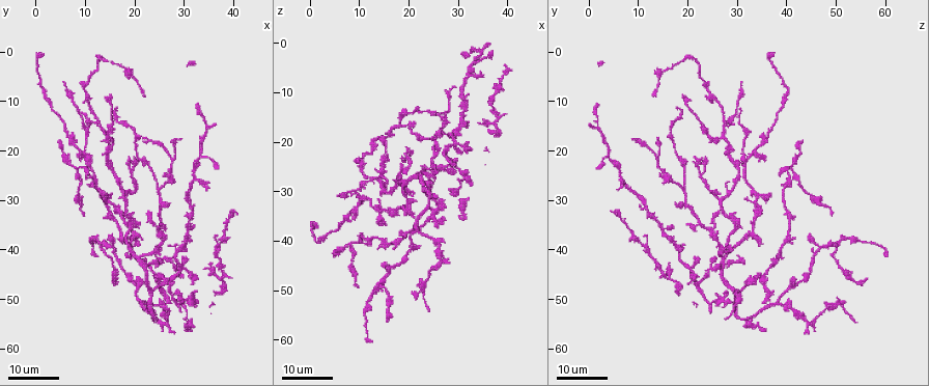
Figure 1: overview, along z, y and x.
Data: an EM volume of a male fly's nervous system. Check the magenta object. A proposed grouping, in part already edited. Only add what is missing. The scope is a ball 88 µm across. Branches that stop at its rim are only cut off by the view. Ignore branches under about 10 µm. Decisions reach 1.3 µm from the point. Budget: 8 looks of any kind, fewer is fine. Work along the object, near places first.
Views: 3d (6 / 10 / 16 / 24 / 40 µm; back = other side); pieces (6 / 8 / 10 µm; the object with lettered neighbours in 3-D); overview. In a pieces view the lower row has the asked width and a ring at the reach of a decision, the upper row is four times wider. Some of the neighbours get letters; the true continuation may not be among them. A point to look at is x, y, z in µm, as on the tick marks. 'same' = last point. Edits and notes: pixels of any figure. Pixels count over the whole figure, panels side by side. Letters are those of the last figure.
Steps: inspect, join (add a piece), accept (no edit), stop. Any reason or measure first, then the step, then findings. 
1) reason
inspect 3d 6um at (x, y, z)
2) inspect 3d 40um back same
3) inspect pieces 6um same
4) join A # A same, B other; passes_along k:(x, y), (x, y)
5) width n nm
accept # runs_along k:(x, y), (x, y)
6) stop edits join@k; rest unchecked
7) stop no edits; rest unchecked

branch stops here
inspect 3d 16um at (9.5, 33.0, 49.0)

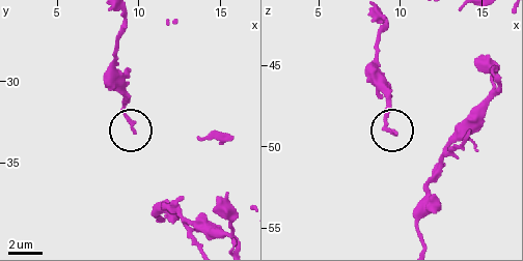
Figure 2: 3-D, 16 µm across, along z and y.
inspect pieces 8um at (9.7, 33.1, 49.2)

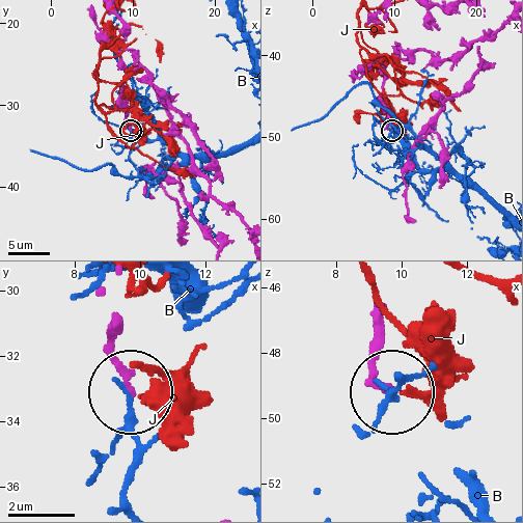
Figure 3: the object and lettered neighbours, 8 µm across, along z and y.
accept # B other, J other; runs_along 3:(110, 319), (110, 352), (127, 390); no lettered piece goes on from it

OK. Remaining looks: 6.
free end
inspect 3d 24um at (26.0, 30.5, 17.5)

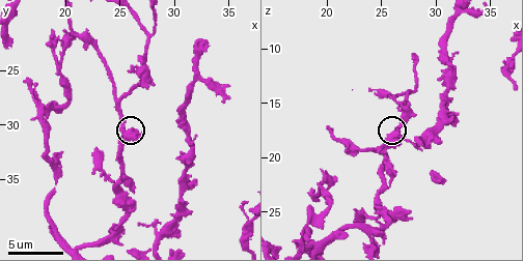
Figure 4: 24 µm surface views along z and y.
inspect pieces 8um at (26.6, 30.6, 17.8)

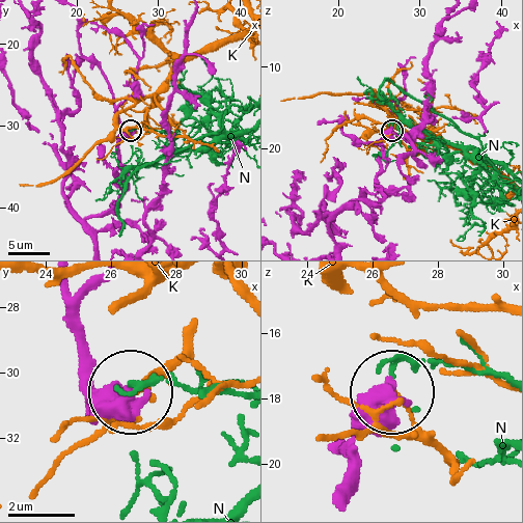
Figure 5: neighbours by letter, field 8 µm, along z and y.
width 380 nm
accept # K other, N other; no lettered piece goes on from it

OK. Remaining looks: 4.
branch stops here
inspect 3d 16um at (16.0, 11.5, 18.0)

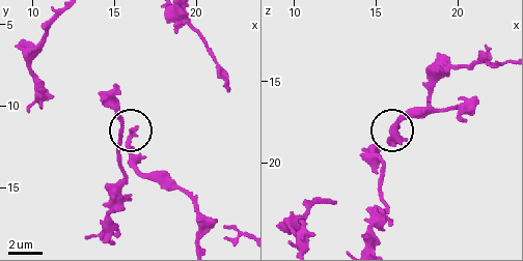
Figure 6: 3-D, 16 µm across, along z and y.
see the neighbours
inspect pieces 6um same

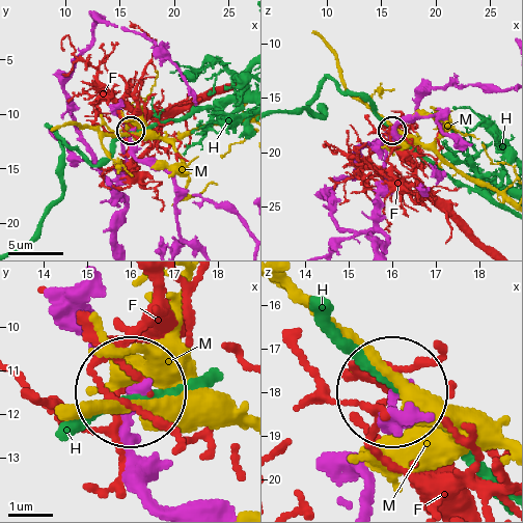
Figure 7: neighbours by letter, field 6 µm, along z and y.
width 180 nm
accept # F other, H other, M other; runs_along 7:(157, 498), (131, 443), (131, 387); no lettered piece goes on from it

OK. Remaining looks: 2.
end of a long branch
inspect 3d 16um at (22.0, 8.5, 13.0)

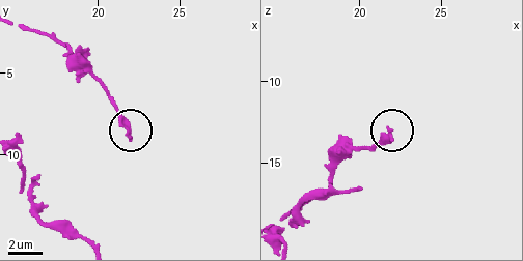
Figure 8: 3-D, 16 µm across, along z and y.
inspect pieces 10um at (21.8, 8.7, 13.1)

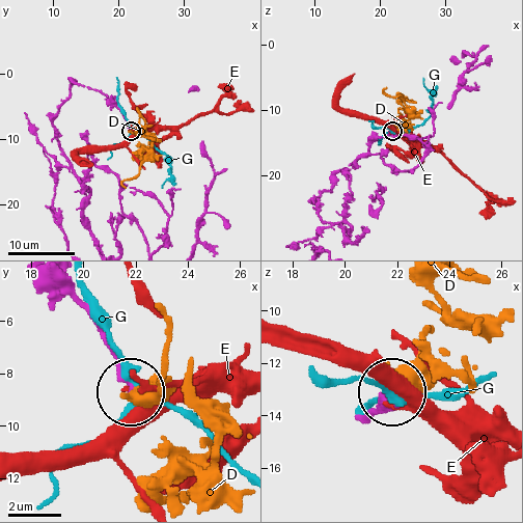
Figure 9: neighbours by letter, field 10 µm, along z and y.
width 240 nm
accept # D other, E other, G other; none of them fits

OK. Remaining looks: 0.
stop no edits; rest unchecked

